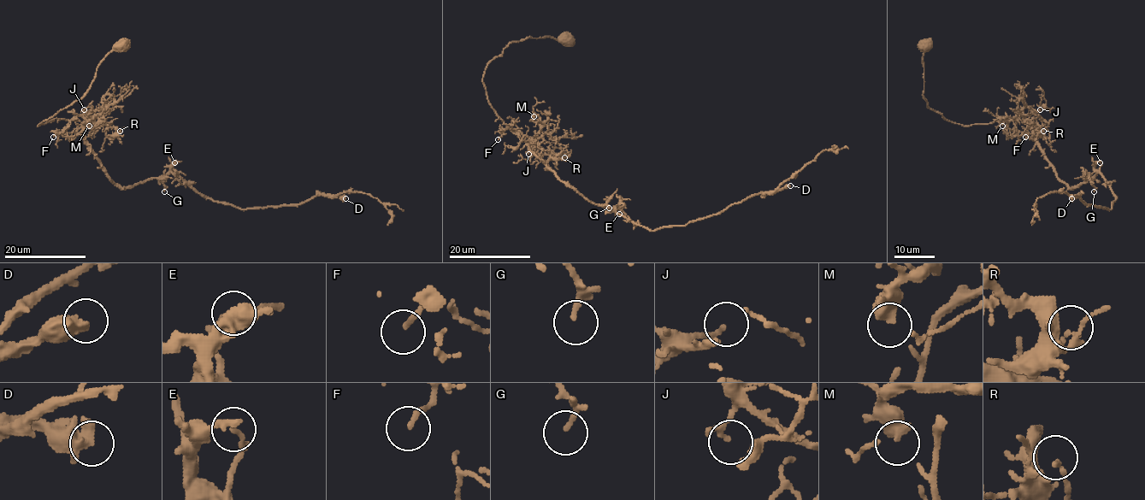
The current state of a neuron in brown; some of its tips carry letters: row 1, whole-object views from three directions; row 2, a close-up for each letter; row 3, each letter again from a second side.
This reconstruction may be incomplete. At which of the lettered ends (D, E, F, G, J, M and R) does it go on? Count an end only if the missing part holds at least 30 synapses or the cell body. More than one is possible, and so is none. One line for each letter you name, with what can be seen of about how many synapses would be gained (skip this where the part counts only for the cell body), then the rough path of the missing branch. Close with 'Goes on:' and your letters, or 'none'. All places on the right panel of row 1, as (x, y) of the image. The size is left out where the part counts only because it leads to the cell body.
D: about 40 synapses; missing branch runs (1071, 198), (1054, 197), (1048, 202), (1051, 208)
Goes on: D

